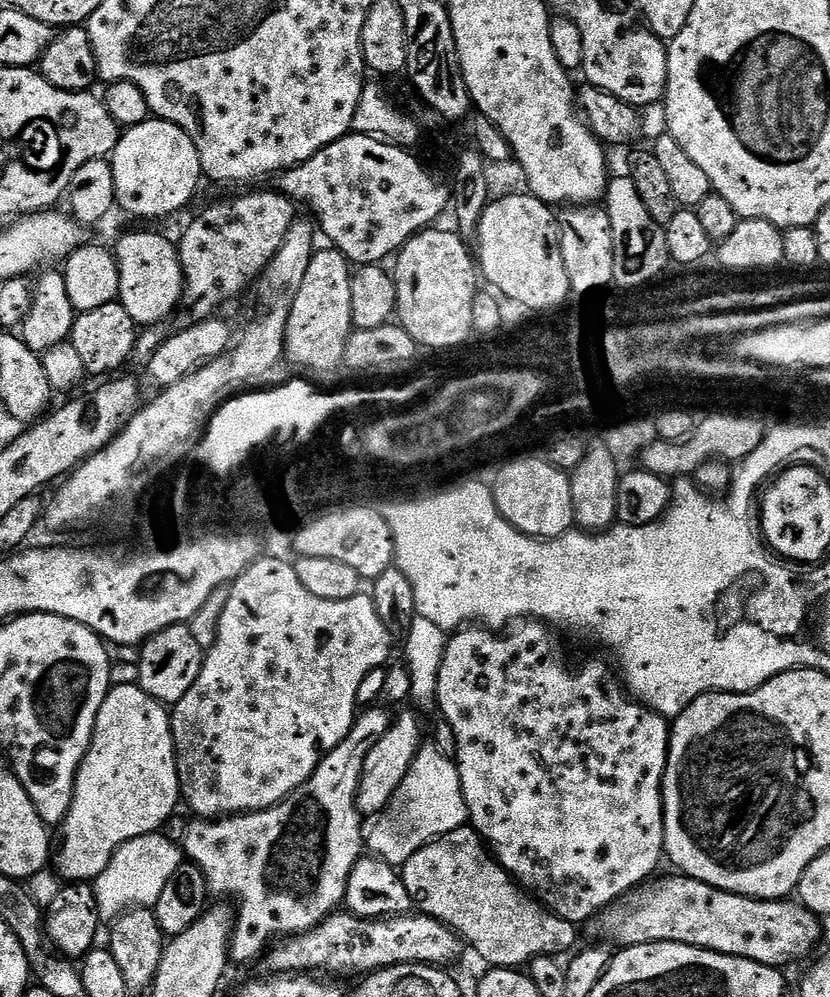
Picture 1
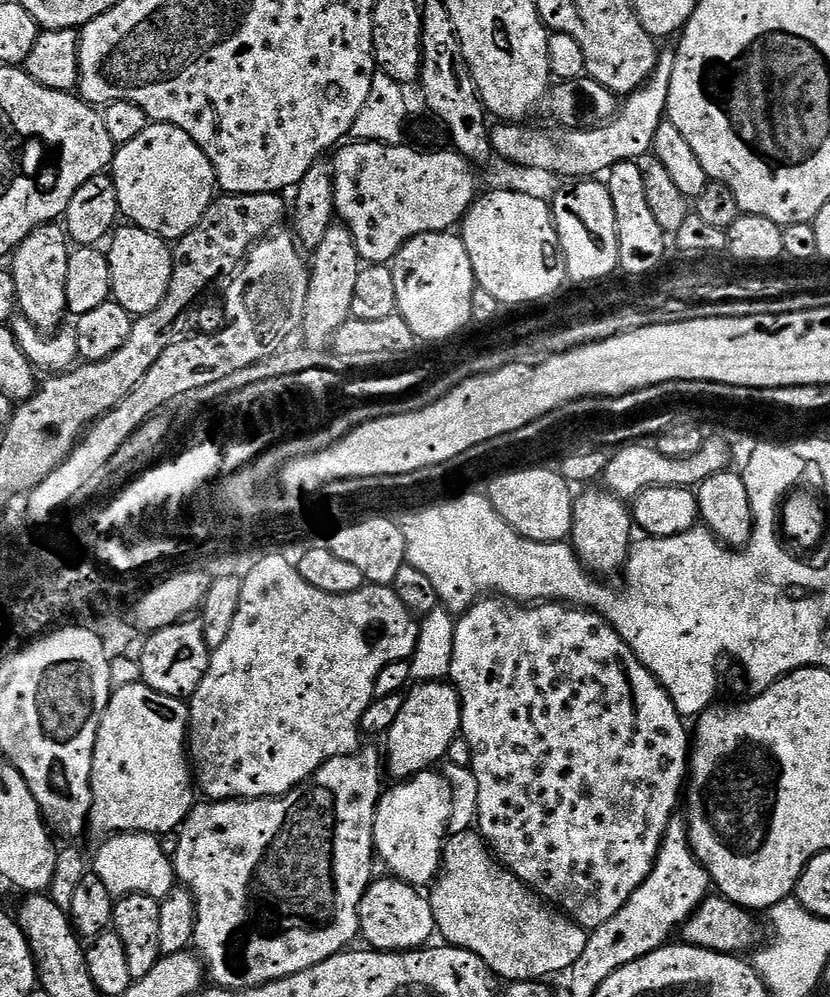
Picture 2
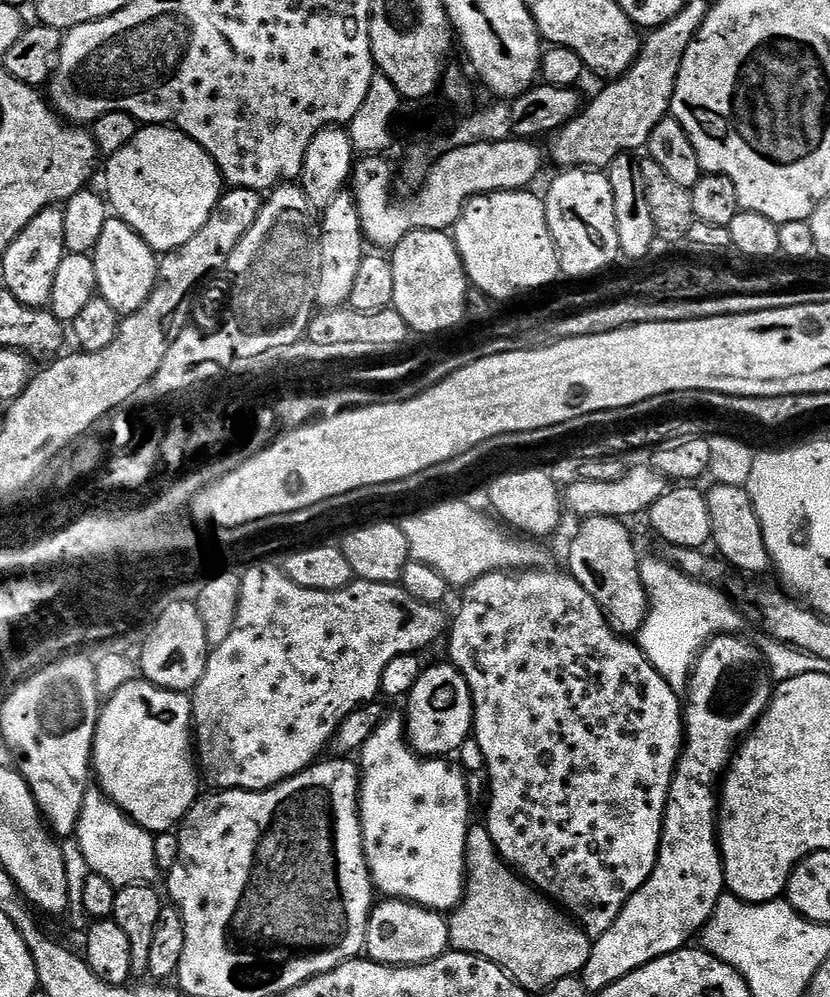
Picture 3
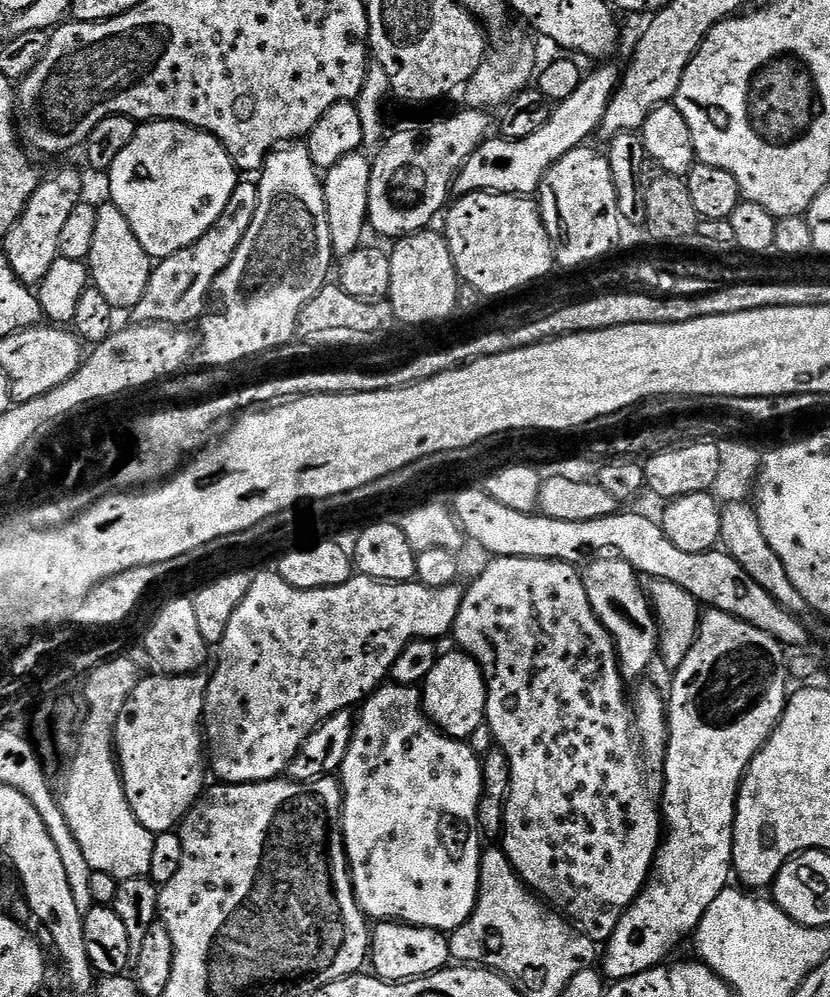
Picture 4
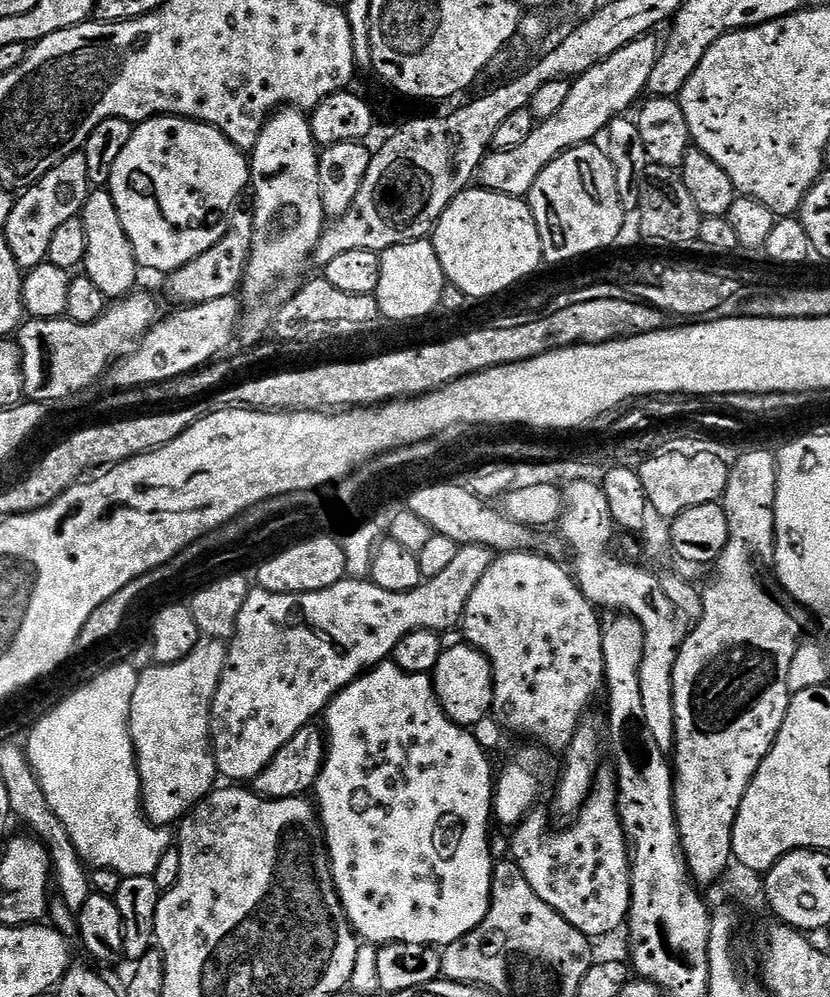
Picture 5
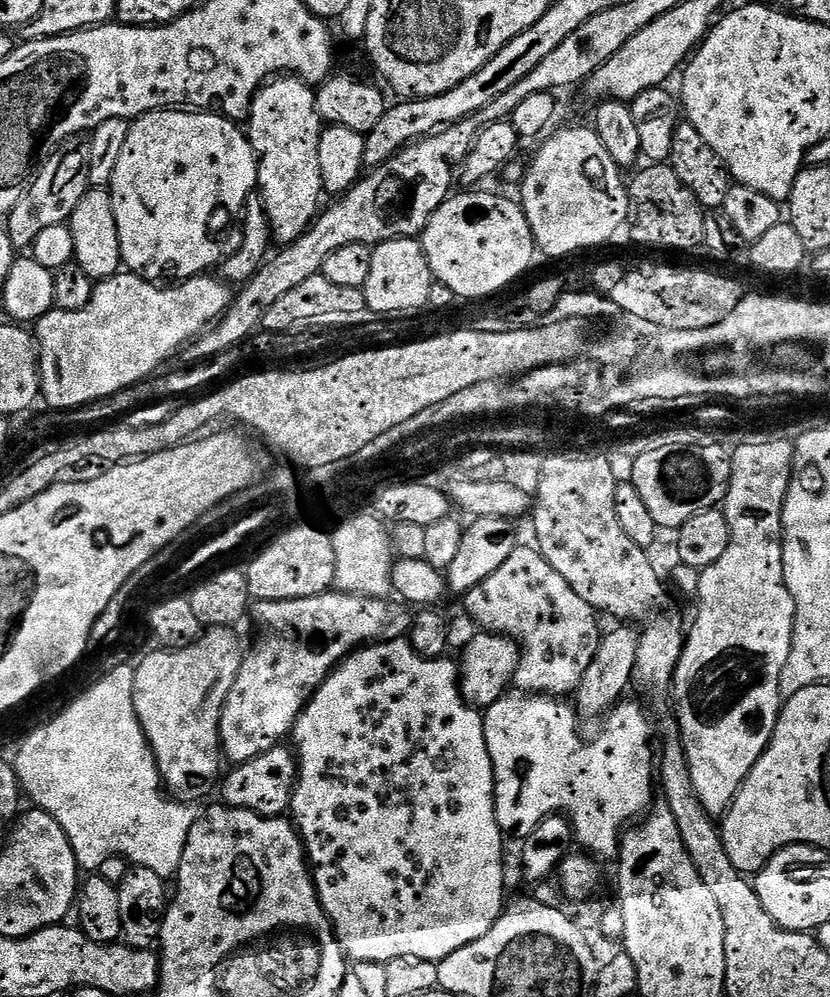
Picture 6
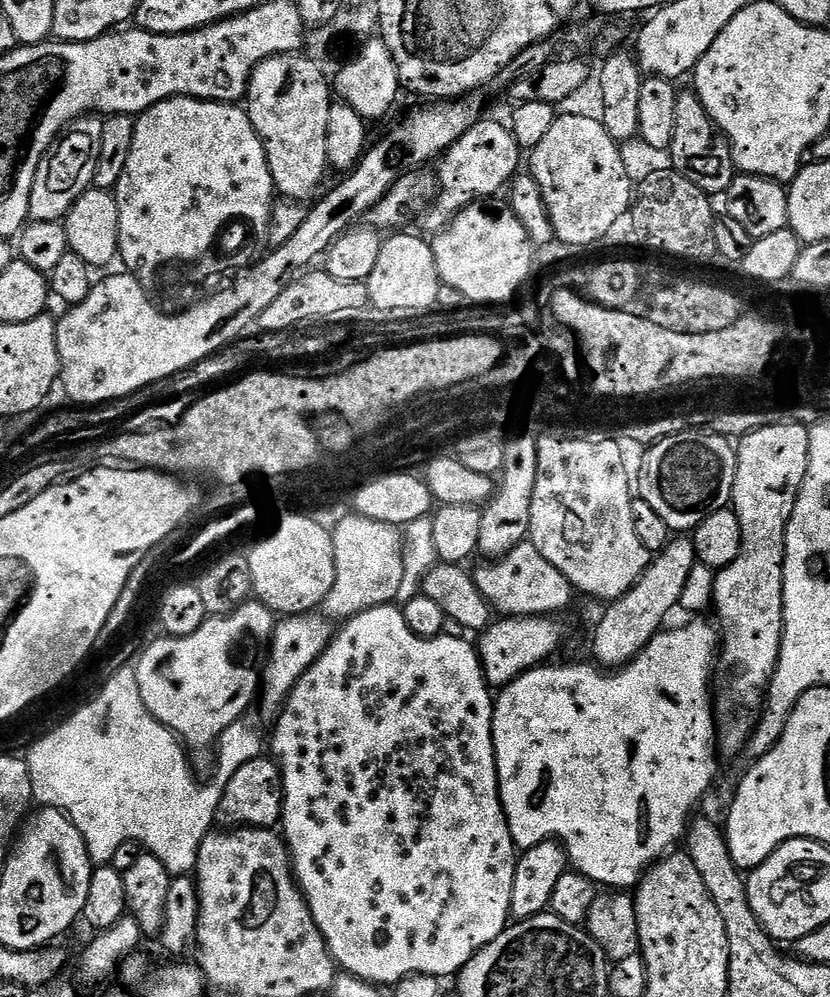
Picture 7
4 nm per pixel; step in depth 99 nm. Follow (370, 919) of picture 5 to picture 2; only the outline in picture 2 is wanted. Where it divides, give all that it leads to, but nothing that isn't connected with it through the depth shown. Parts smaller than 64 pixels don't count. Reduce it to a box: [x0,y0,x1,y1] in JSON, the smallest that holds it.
[372,771,452,886]

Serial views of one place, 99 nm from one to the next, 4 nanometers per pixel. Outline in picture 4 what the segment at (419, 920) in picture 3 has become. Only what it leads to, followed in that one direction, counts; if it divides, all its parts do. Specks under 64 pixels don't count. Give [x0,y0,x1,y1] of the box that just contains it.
[370,920,452,980]

